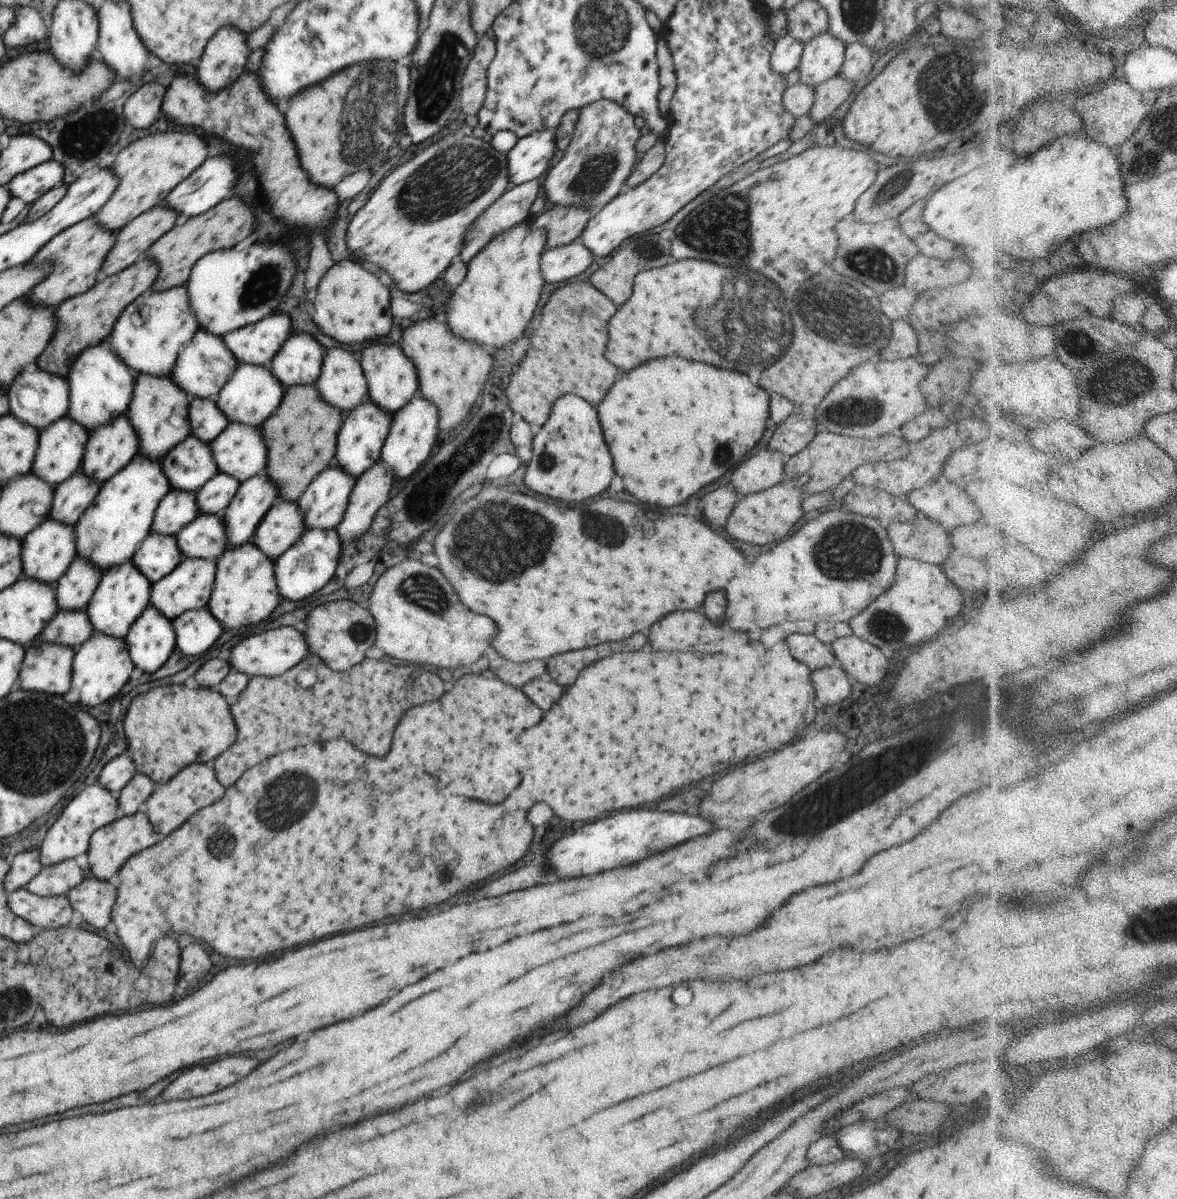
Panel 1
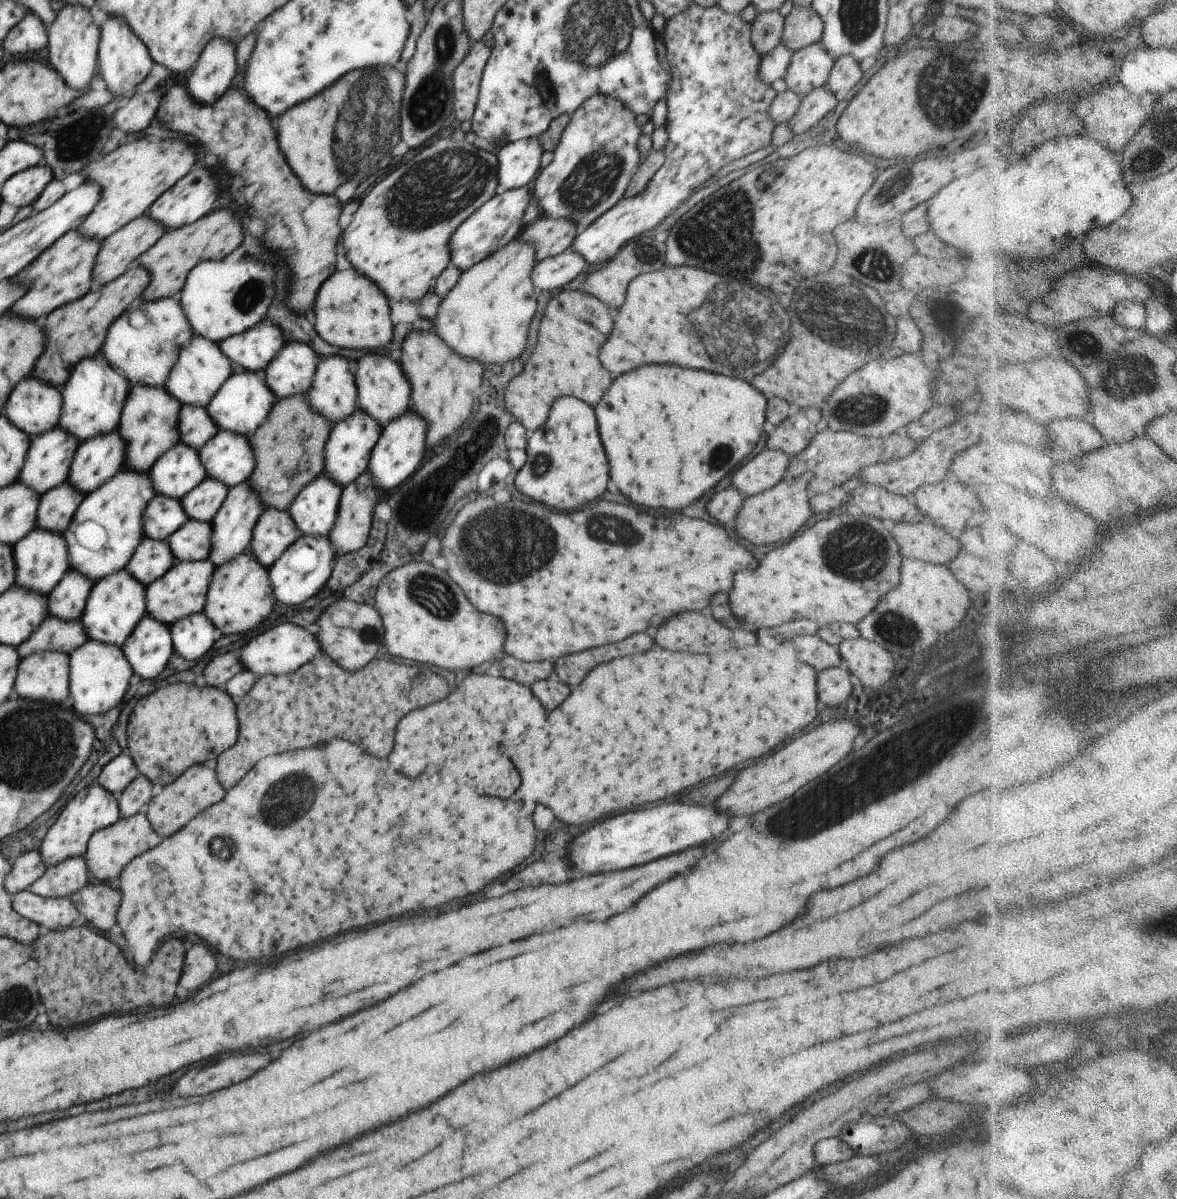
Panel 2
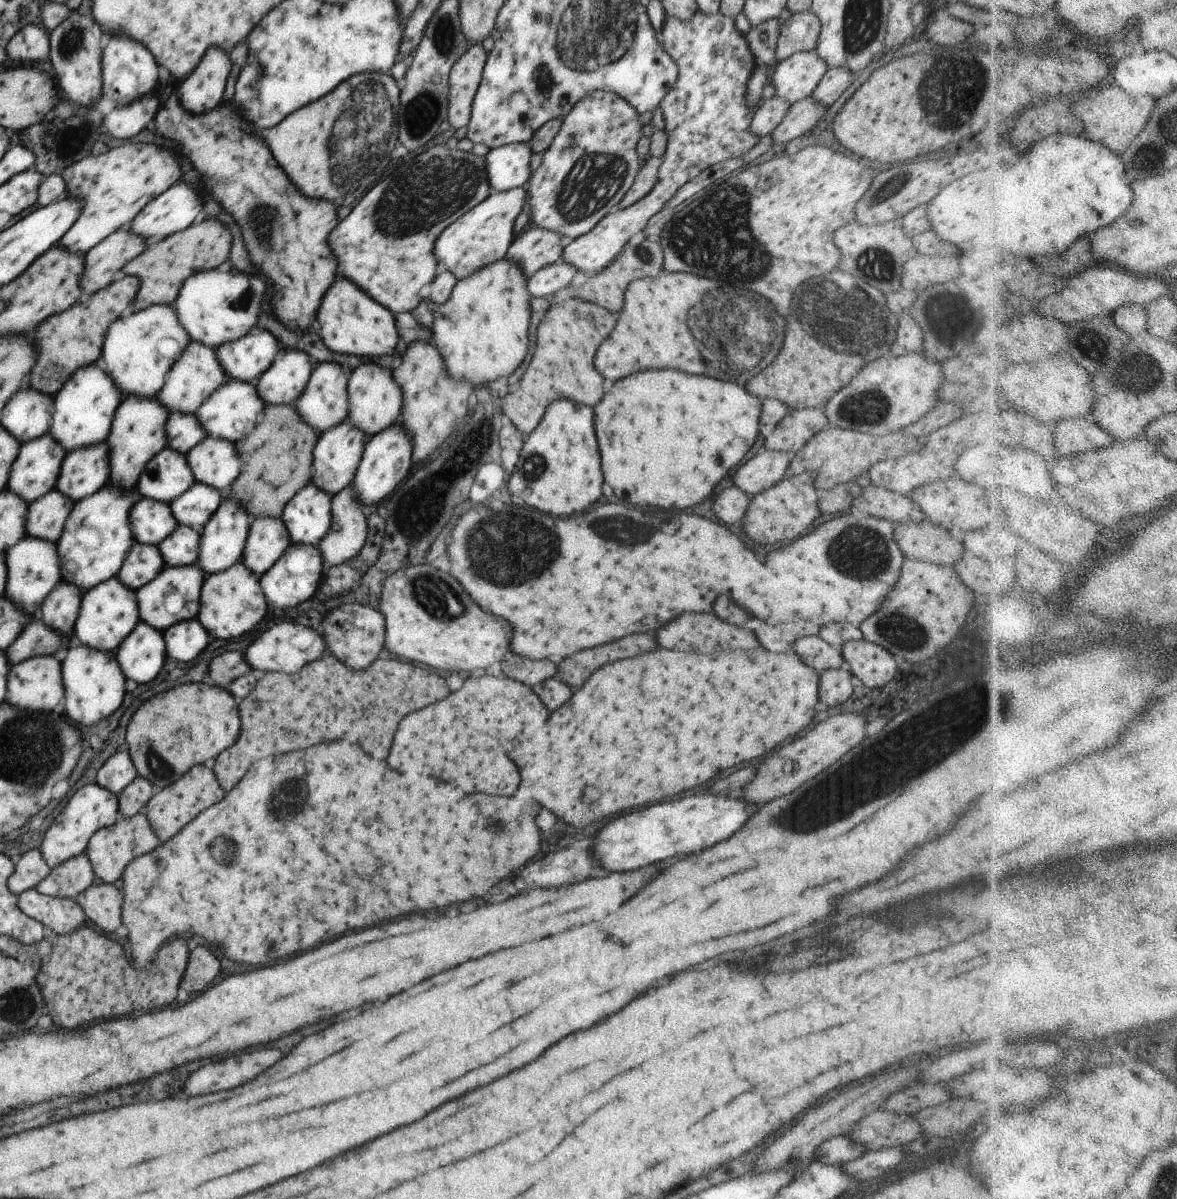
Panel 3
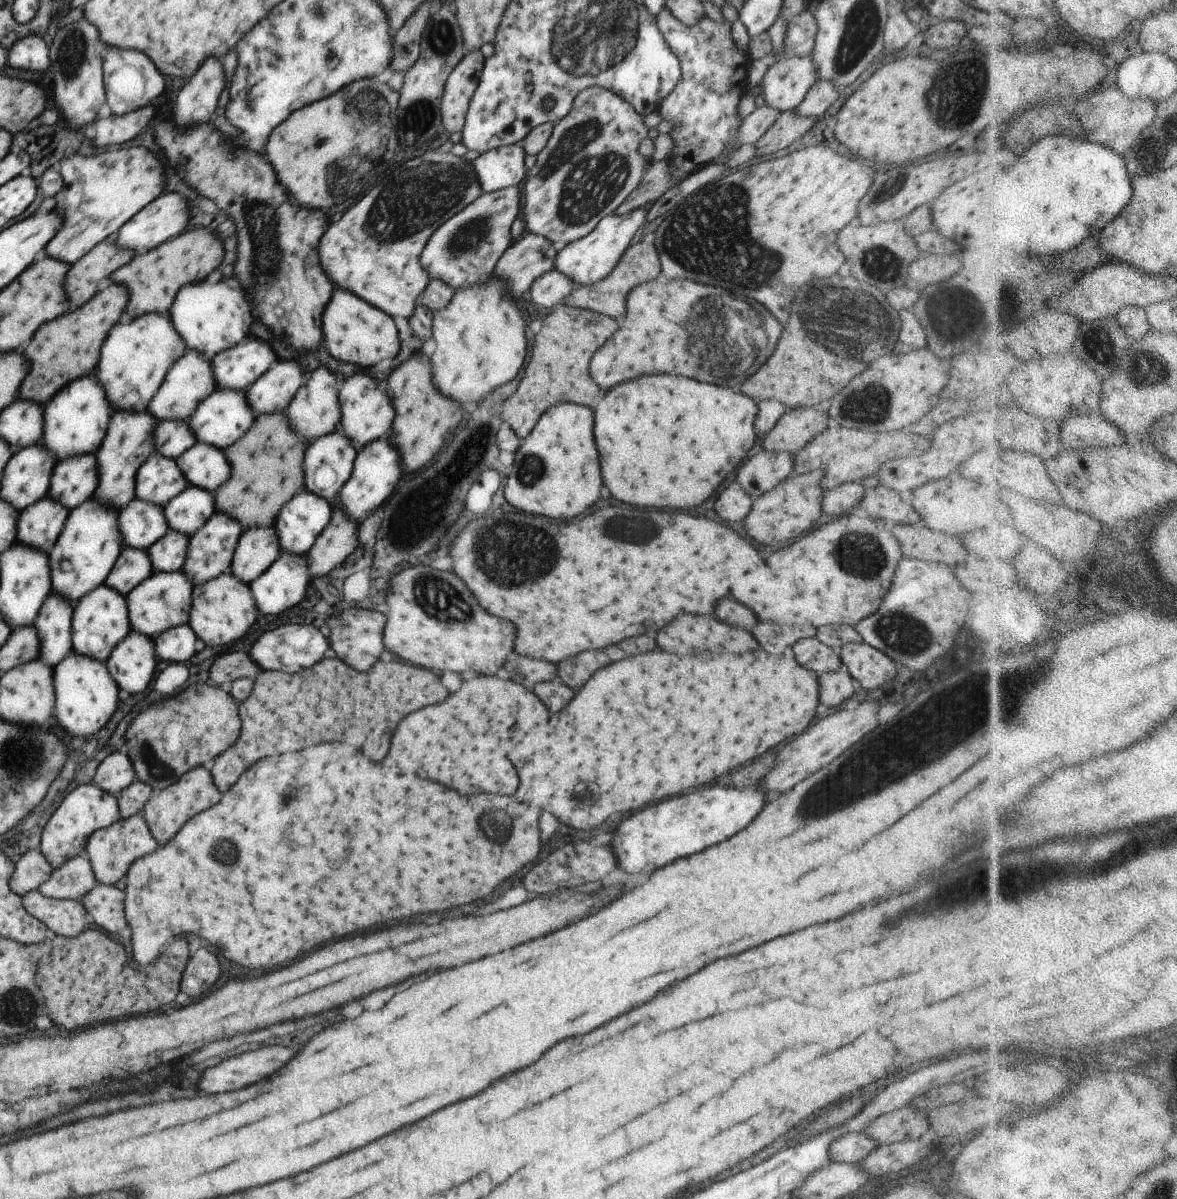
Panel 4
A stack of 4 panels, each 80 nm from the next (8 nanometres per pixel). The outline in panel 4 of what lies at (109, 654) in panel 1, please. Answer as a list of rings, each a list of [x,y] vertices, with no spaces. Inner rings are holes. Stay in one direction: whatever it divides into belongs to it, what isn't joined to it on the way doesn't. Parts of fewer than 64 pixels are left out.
[[[72,650],[54,667],[55,718],[58,730],[83,737],[96,732],[110,720],[116,706],[120,704],[118,694],[121,690],[105,662]]]

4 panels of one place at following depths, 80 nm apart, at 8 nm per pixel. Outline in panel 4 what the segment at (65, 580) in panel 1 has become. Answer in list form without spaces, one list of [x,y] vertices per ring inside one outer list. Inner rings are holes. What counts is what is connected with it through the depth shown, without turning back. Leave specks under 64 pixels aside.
[[[54,591],[44,599],[33,625],[41,642],[41,656],[38,658],[54,668],[73,650],[72,615],[74,603]]]

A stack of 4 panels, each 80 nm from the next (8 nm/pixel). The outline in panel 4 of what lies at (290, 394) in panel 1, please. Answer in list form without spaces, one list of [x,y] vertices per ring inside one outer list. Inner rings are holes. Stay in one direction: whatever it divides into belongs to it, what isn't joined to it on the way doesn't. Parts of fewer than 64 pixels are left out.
[[[285,413],[258,414],[248,432],[224,450],[231,464],[231,477],[214,492],[215,510],[224,511],[240,521],[244,530],[248,527],[273,526],[280,509],[305,486],[303,462],[307,448],[307,442],[291,427]]]

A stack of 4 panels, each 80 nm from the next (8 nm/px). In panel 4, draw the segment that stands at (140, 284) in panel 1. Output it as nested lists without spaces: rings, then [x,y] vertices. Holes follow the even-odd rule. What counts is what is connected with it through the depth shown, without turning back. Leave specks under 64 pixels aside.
[[[110,282],[83,305],[42,324],[22,349],[22,354],[29,360],[29,373],[22,381],[17,396],[44,406],[68,383],[94,373],[101,346],[111,328],[119,322],[128,301],[127,286]]]

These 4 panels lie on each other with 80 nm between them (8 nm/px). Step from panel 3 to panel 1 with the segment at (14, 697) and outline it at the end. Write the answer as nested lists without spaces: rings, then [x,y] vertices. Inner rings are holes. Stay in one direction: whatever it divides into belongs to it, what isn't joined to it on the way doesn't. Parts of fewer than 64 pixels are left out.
[[[56,643],[30,644],[19,672],[17,686],[24,690],[67,696],[72,686],[75,649]]]

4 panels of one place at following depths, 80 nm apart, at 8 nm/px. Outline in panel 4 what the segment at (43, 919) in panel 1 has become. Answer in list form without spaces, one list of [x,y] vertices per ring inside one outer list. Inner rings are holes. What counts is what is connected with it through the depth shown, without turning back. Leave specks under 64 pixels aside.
[[[38,889],[31,890],[22,896],[23,907],[28,914],[37,918],[41,923],[44,923],[47,928],[50,928],[56,935],[63,937],[78,936],[84,928],[86,928],[86,913],[85,906],[80,900],[72,899],[53,899],[52,897],[44,896]]]

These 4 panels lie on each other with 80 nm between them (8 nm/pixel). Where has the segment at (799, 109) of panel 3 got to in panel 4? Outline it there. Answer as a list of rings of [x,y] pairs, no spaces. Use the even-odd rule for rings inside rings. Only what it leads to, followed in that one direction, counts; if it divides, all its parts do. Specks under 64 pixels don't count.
[[[796,109],[781,112],[776,122],[756,142],[756,156],[772,154],[791,144],[797,144],[804,134],[812,131],[817,117],[799,115]]]

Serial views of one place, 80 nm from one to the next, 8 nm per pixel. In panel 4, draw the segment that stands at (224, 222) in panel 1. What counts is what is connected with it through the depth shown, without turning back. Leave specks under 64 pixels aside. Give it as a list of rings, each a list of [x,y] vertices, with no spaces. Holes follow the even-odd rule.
[[[200,226],[193,230],[184,231],[172,238],[172,240],[168,240],[168,242],[164,241],[162,244],[150,250],[150,252],[135,256],[128,264],[121,266],[111,276],[110,282],[127,286],[129,301],[125,308],[125,312],[127,312],[132,319],[142,316],[144,313],[166,313],[172,306],[180,288],[185,284],[195,283],[216,275],[218,268],[220,268],[223,263],[224,257],[225,248],[223,240],[220,240],[220,237],[216,233]]]

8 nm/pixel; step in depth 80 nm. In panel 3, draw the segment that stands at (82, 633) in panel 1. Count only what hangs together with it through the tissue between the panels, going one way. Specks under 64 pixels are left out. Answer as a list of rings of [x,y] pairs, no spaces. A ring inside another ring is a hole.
[[[37,617],[21,632],[21,636],[7,648],[6,652],[12,666],[35,656],[55,655],[61,657],[75,643],[77,640],[74,638],[73,630],[70,635],[60,636],[52,627],[45,625],[43,620]]]

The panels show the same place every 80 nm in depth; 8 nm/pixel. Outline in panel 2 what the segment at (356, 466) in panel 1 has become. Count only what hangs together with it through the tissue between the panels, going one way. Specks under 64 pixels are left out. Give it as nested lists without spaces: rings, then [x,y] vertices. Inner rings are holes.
[[[357,409],[334,424],[325,446],[325,470],[343,488],[367,471],[372,449],[382,434],[383,426],[367,412]]]

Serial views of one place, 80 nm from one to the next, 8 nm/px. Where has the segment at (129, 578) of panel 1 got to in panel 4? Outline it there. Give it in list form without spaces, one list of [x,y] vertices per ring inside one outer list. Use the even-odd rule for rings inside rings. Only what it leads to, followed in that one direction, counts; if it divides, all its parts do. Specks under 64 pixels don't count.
[[[106,583],[101,584],[74,604],[71,625],[73,650],[99,661],[107,661],[114,647],[131,631],[126,596]]]

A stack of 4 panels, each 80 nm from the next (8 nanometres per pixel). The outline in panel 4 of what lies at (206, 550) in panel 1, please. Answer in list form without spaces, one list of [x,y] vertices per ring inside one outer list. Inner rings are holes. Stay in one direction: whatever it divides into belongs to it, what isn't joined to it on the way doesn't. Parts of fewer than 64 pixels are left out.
[[[170,530],[147,549],[154,572],[169,573],[182,569],[189,540],[187,534]]]

